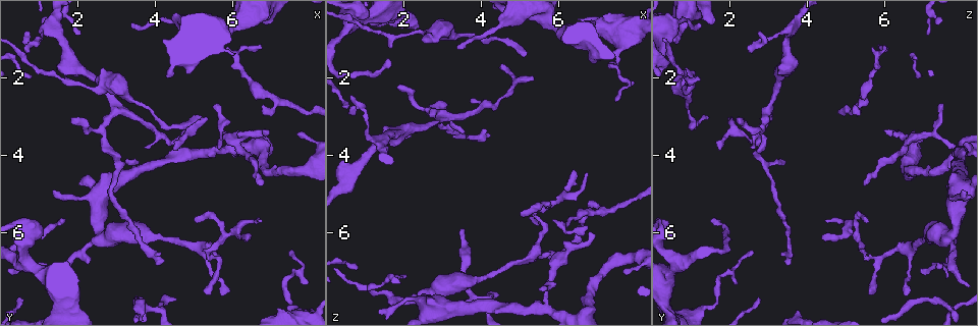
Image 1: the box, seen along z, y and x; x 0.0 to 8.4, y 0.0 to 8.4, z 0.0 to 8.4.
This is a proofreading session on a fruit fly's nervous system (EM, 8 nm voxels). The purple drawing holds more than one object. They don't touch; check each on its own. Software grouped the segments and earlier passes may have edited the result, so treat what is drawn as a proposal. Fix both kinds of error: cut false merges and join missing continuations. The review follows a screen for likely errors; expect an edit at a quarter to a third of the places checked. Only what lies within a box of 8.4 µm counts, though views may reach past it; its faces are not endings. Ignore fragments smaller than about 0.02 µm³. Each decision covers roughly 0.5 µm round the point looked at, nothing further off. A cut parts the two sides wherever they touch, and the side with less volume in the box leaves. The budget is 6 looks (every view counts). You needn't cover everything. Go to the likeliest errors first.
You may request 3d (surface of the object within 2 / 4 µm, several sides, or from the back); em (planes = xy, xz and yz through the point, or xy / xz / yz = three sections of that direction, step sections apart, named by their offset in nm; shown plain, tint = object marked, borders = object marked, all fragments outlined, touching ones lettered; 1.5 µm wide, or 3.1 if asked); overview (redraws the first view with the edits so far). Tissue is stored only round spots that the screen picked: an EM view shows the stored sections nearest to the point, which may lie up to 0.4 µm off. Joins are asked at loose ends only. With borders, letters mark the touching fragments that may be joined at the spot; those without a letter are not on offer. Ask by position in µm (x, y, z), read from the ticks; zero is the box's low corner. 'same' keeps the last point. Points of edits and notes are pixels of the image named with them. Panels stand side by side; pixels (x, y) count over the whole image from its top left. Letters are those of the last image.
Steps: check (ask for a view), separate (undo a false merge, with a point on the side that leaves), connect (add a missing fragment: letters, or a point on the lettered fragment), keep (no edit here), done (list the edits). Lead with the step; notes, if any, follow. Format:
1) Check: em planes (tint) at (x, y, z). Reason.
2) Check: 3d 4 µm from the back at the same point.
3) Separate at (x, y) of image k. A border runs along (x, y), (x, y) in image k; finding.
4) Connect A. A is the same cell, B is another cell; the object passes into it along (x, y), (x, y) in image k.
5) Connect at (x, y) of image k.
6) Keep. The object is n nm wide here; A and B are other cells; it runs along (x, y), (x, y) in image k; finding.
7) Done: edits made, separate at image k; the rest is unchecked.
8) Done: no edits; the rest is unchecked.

Check: 3d 4 µm at (3.50, 2.60, 0.95). Calibre changes.

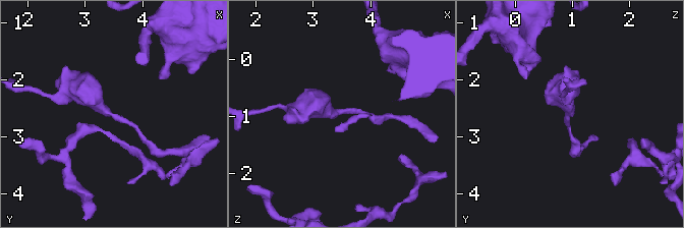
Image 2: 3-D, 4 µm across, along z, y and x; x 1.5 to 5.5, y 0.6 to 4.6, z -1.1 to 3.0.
Check: em xy step 4 (tint) at (3.45, 2.60, 0.95). Need the tissue.

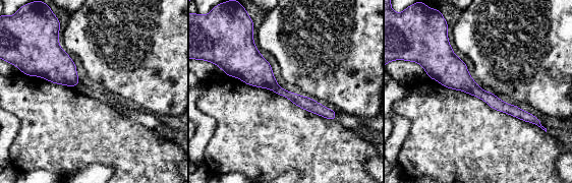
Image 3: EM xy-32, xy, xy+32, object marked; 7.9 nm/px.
Check: em planes (borders) at the same point.

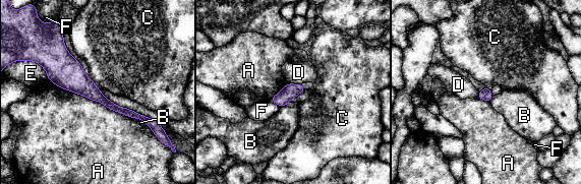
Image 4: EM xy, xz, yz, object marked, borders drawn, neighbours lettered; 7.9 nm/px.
Keep. A, B, C, D, E and F are other cells; it runs along (46, 63), (151, 124) in image 4; one neuron here.

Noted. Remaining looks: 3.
Check: 3d 2 µm at (1.55, 5.70, 1.45). An open end.

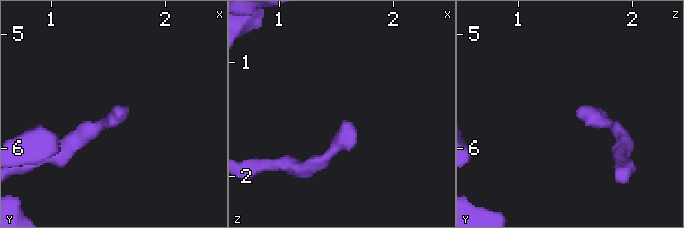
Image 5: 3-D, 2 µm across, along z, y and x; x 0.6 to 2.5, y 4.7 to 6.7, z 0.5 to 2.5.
Check: em planes (tint) at (1.56, 5.68, 1.52).

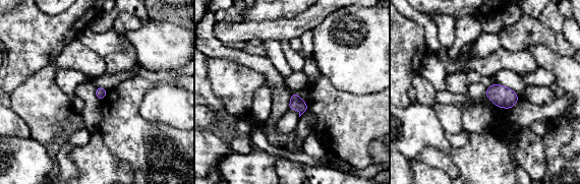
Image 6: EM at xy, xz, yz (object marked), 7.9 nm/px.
Check: em planes (borders) at the same point.

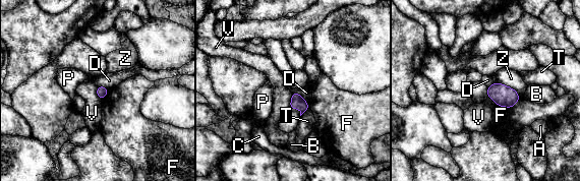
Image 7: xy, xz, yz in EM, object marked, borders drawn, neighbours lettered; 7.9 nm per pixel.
Keep. A, B, C, D, F, P, T, V and Z are other cells; a border runs along (292, 93), (288, 108) in image 7; no lettered fragment goes on from it.

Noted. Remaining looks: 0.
Done: no edits; the rest is unchecked.

